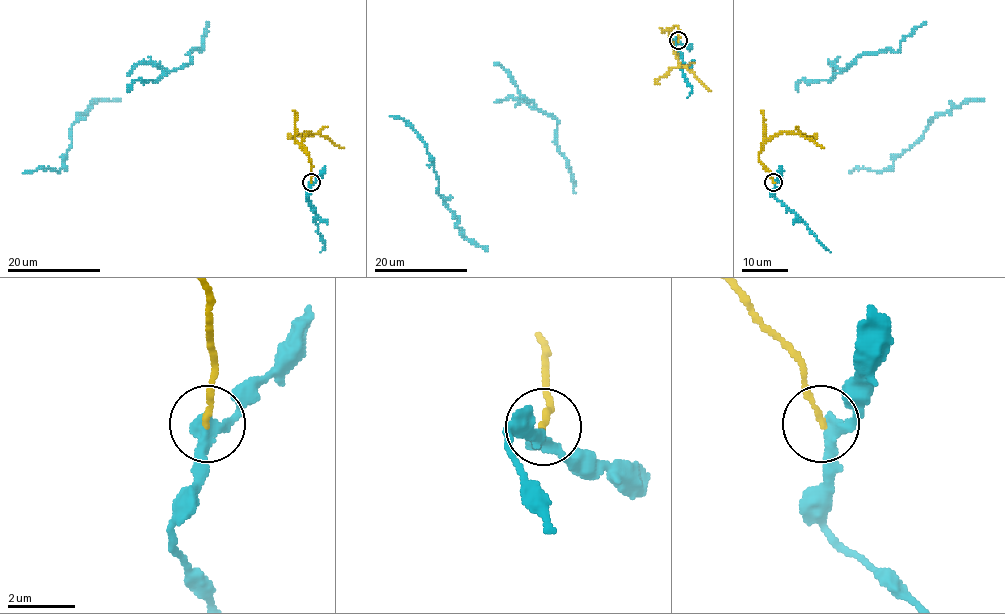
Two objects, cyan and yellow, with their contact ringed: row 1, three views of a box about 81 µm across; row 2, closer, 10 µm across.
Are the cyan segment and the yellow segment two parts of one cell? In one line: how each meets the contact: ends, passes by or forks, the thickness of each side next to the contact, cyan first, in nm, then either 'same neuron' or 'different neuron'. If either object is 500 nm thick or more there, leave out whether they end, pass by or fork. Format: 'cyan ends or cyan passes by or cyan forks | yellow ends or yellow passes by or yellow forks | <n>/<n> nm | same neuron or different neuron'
cyan passes by | yellow ends | 360/160 nm | different neuron

